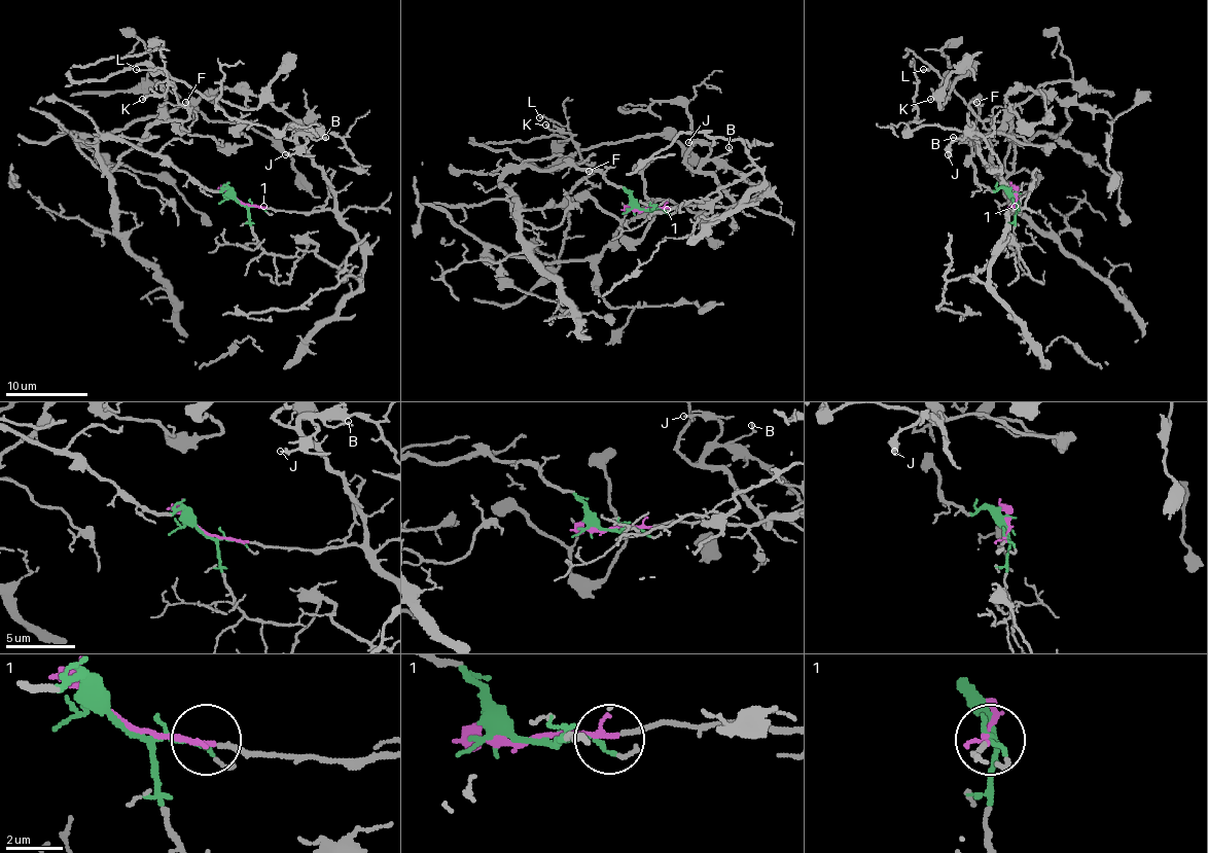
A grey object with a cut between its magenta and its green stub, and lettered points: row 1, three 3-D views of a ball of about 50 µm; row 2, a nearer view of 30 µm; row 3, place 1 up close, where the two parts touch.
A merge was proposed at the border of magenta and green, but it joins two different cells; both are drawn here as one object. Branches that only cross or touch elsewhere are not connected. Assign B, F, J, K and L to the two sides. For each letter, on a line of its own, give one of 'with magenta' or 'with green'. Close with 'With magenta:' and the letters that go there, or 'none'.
B: with magenta
F: with green
J: with magenta
K: with green
L: with green
With magenta: B, J

